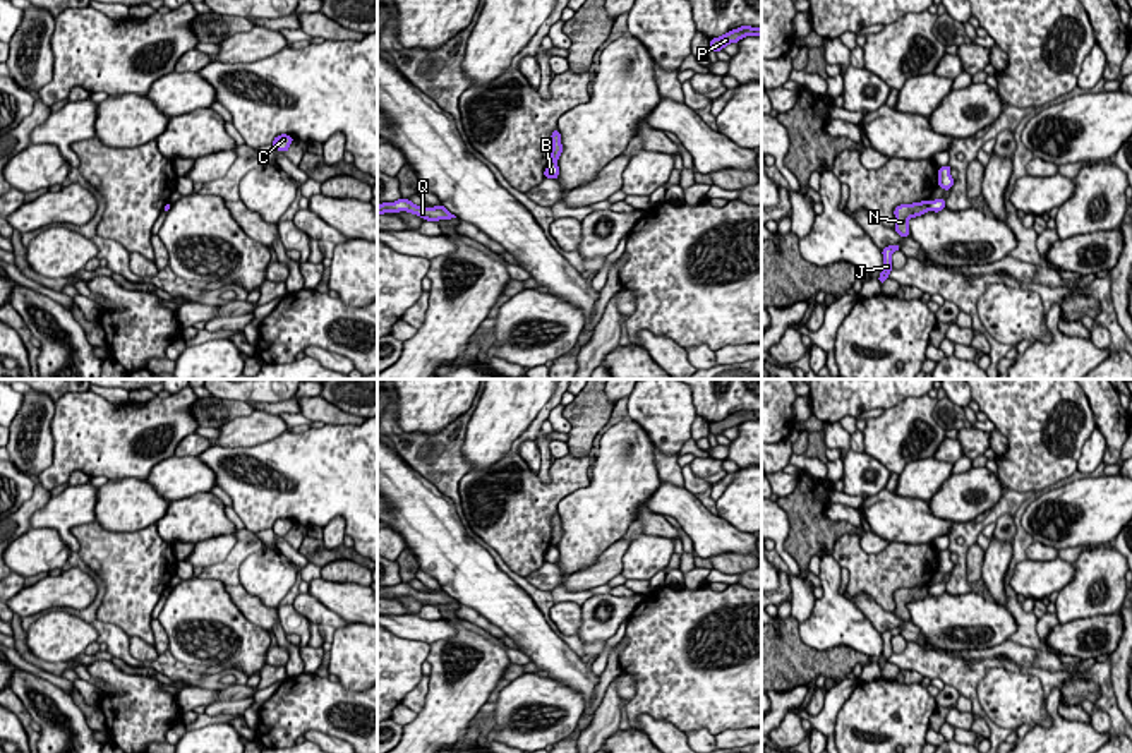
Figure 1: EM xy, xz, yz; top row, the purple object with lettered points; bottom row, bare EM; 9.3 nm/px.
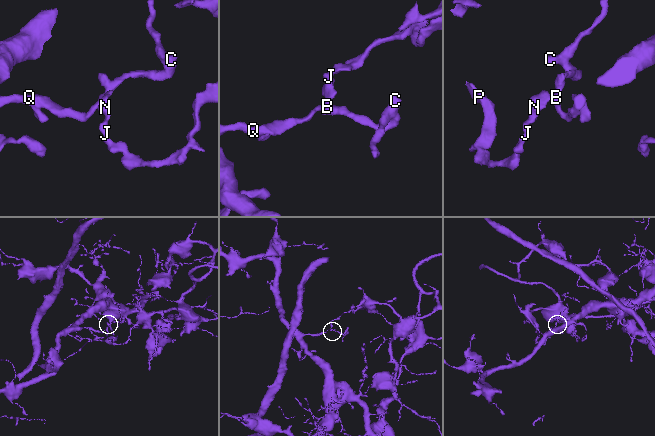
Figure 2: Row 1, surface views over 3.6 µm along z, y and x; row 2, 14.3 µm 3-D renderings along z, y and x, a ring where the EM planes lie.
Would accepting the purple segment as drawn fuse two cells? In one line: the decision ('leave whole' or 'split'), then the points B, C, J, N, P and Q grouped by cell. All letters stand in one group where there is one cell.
split | B C Q / J N P

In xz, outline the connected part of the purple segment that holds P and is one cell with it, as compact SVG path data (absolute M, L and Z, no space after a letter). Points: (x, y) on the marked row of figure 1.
M741 26L738 29L732 29L719 38L710 39L710 48L719 53L724 46L731 43L738 43L739 39L746 36L762 36L762 27L751 27L751 26Z

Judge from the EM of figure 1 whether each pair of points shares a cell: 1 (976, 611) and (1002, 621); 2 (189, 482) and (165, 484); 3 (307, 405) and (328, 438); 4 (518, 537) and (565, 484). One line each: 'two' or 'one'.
1: one
2: one
3: two
4: one

